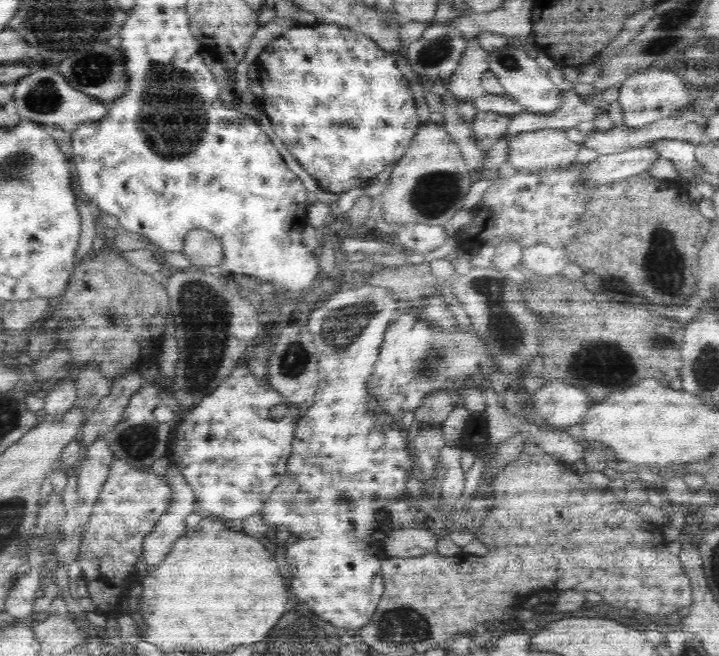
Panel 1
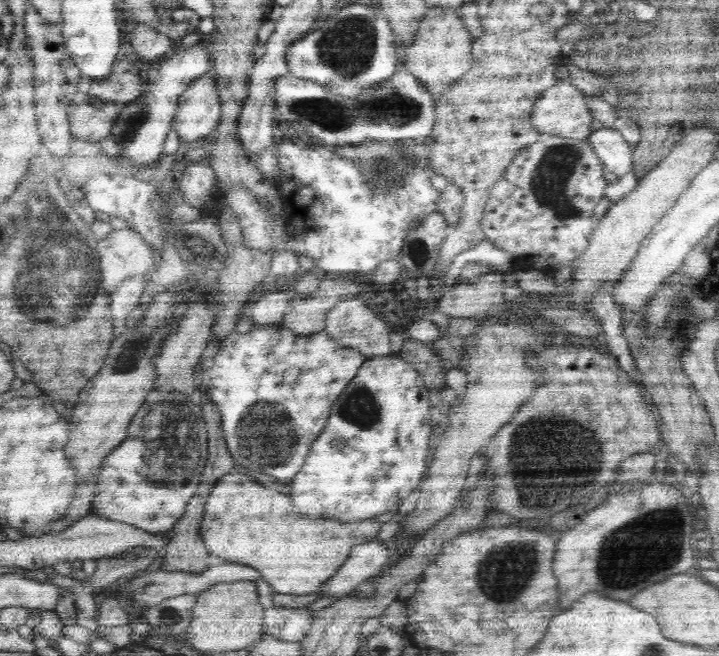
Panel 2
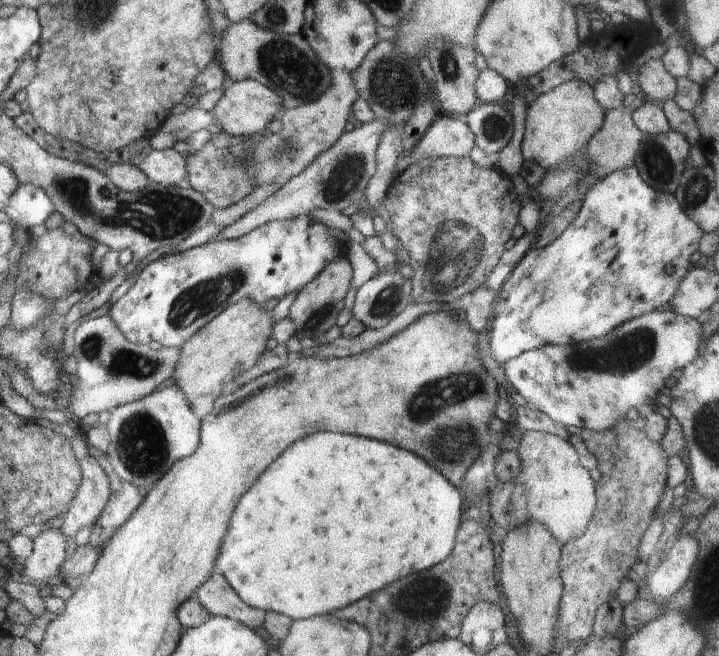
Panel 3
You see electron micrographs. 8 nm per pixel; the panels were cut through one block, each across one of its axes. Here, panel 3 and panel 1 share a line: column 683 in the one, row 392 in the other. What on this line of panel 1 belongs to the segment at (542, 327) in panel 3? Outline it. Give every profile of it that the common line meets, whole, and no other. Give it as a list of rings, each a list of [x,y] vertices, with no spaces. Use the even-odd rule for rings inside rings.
[[[247,362],[237,363],[234,370],[212,391],[206,393],[206,396],[202,397],[202,400],[195,404],[194,408],[191,408],[180,422],[177,430],[177,435],[172,441],[172,446],[168,449],[168,456],[172,459],[172,463],[178,467],[180,473],[186,479],[186,483],[192,488],[195,498],[198,498],[197,502],[200,502],[197,510],[203,514],[214,515],[216,518],[224,520],[224,522],[241,522],[251,515],[255,515],[262,511],[264,508],[264,500],[270,496],[274,491],[274,488],[278,487],[278,484],[282,483],[282,480],[286,476],[286,464],[291,456],[292,444],[295,437],[295,425],[298,420],[298,405],[289,404],[289,406],[282,405],[282,395],[275,391],[270,385],[268,378],[264,378],[262,381],[256,379],[256,375],[252,375],[250,372],[249,364]]]

